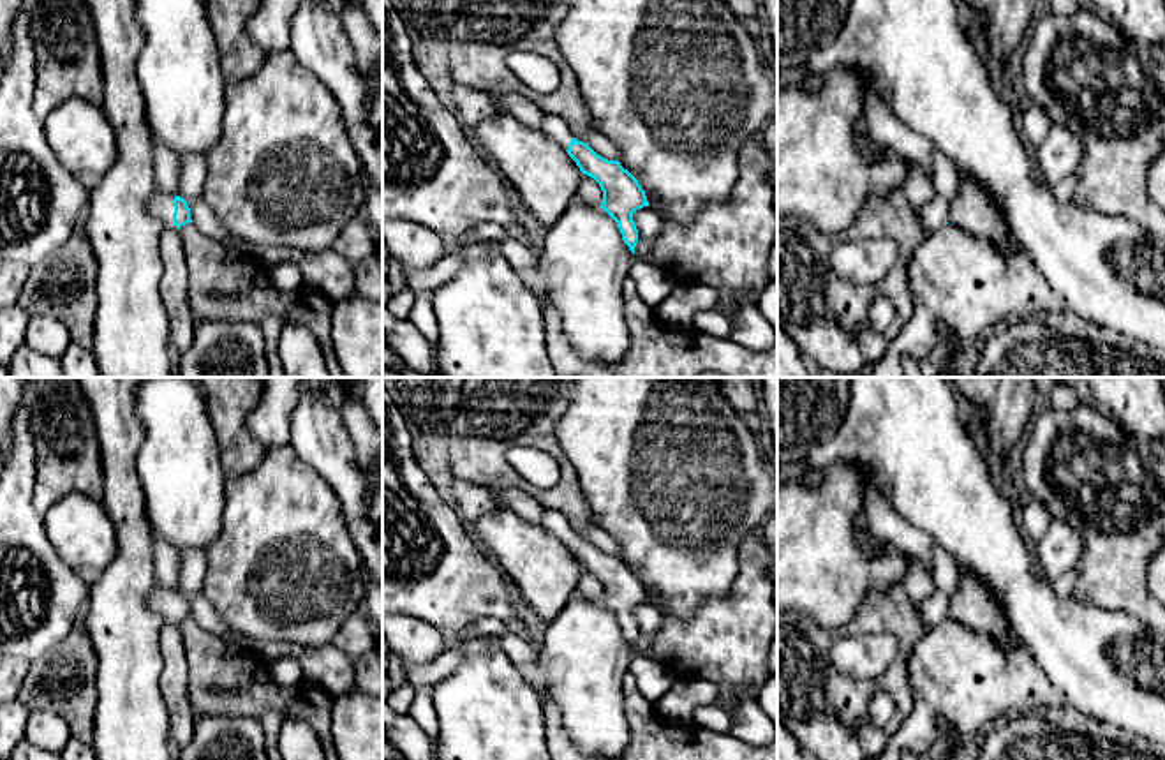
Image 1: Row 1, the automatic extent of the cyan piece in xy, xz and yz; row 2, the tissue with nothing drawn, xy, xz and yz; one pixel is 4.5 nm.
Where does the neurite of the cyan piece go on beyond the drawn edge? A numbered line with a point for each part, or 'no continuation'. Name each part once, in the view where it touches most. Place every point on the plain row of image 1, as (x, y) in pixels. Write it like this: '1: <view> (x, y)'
1: xy (159, 600)

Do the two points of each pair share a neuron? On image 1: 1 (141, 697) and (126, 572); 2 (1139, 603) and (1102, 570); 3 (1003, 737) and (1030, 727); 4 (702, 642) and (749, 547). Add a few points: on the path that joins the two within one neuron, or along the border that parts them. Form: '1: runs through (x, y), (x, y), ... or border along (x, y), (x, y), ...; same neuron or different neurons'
1: runs through (129, 665), (126, 603); same neuron
2: runs through (1130, 595), (1111, 575); same neuron
3: runs through (1010, 737), (1023, 734); same neuron
4: runs through (725, 619), (749, 595), (749, 570); same neuron

